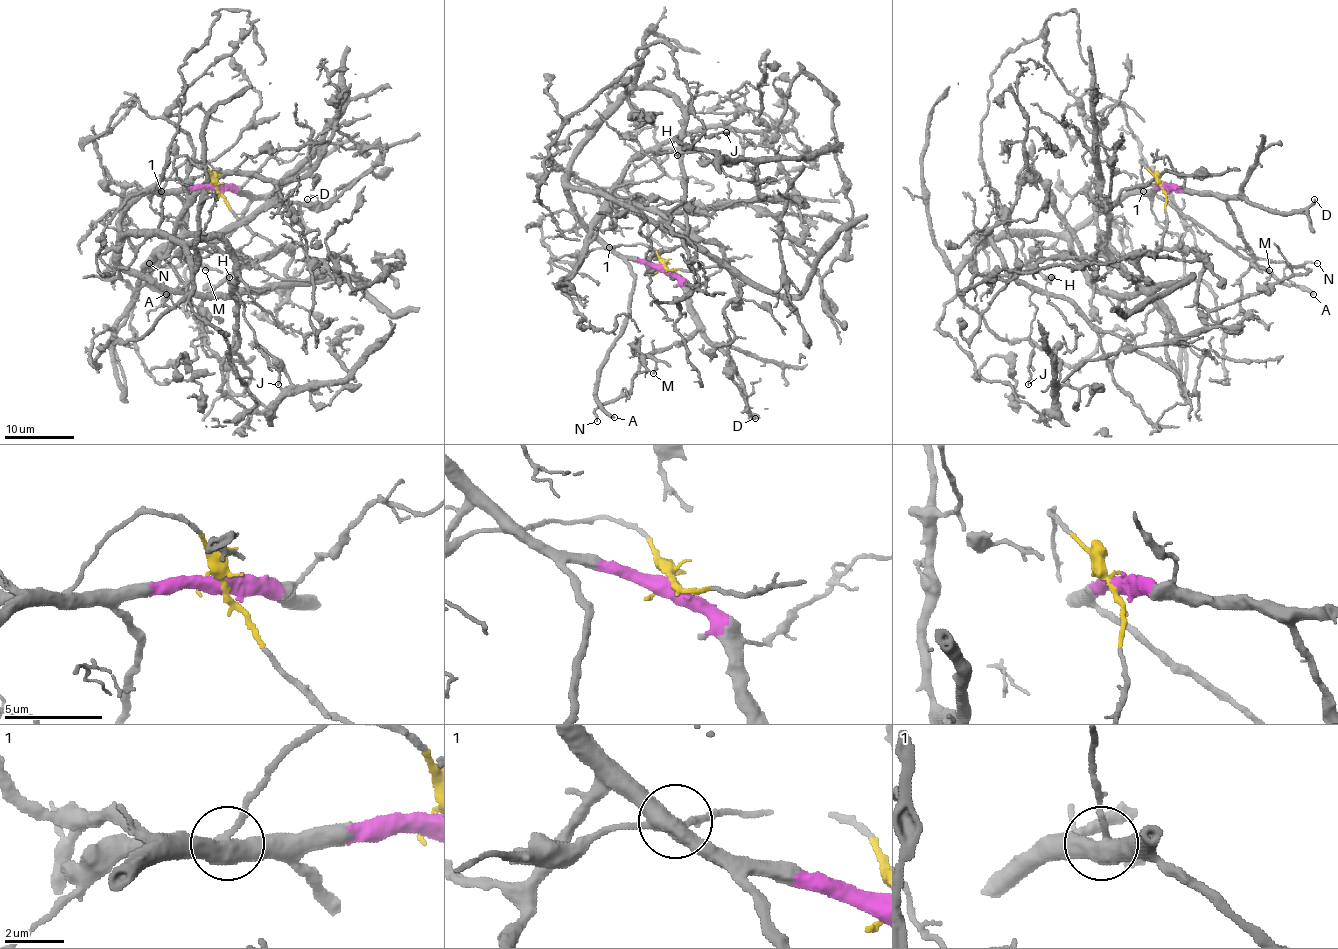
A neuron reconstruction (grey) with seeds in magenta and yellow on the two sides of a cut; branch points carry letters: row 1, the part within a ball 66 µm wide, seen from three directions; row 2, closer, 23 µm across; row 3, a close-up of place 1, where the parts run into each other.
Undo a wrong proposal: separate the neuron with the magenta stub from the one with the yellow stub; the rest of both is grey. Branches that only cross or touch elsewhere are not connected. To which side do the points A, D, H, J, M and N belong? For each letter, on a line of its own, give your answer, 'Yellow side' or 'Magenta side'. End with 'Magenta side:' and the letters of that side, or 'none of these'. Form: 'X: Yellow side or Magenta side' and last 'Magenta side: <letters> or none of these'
A: Magenta side
D: Magenta side
H: Magenta side
J: Magenta side
M: Magenta side
N: Magenta side
Magenta side: A, D, H, J, M, N

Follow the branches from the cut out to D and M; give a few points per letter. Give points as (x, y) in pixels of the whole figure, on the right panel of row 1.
D: (1163, 187), (1245, 196), (1254, 205), (1279, 212), (1305, 210), (1314, 199)
M: (1163, 187), (1207, 192), (1223, 199), (1245, 241), (1252, 264), (1270, 269)

